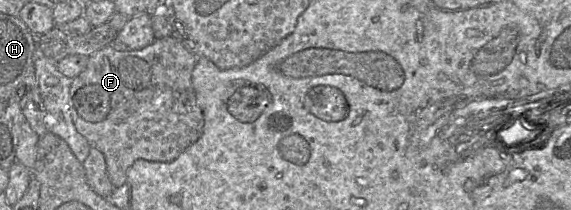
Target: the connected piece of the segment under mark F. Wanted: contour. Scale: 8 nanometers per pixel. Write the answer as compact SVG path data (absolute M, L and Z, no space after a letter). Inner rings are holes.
M173 34L168 37L155 39L154 42L139 50L119 50L113 45L108 45L89 56L88 64L84 71L73 78L69 92L69 107L76 130L86 138L91 147L100 150L105 156L107 175L114 187L121 187L127 182L127 171L139 159L155 162L171 162L195 143L202 134L204 118L196 101L192 85L192 71L196 65L197 57L189 52L180 40Z

